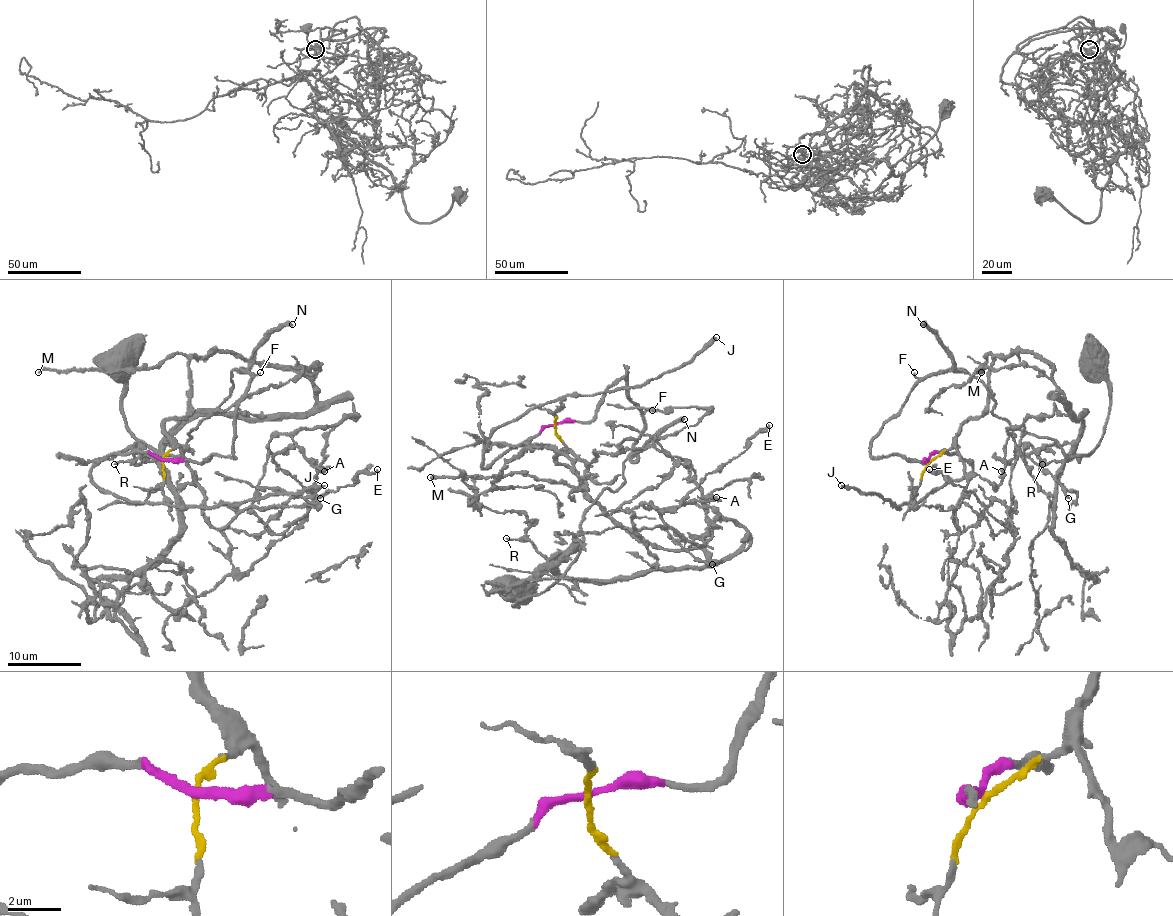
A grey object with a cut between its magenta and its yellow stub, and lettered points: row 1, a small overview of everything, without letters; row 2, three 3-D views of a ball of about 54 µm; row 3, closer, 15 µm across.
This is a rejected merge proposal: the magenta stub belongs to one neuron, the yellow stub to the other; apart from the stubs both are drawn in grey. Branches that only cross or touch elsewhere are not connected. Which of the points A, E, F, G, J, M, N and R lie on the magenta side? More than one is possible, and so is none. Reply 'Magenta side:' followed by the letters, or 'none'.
Magenta side: F, J, N

